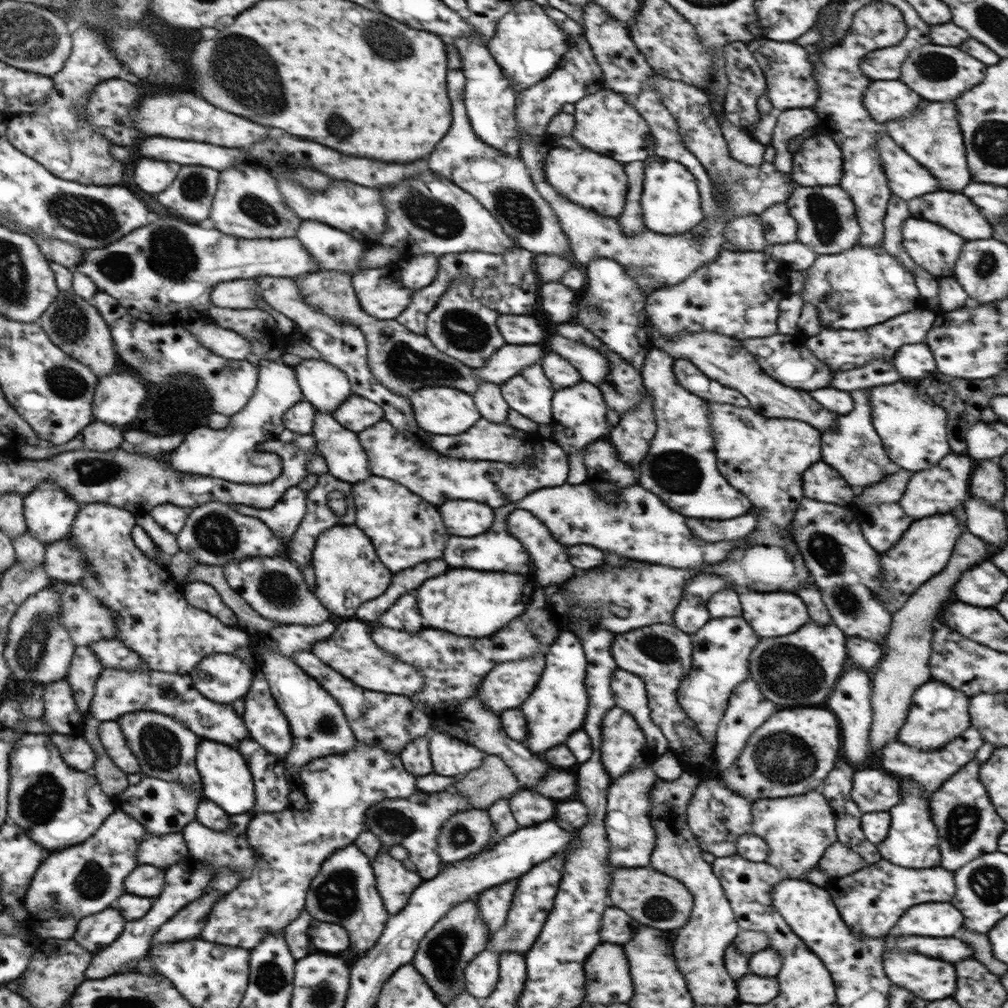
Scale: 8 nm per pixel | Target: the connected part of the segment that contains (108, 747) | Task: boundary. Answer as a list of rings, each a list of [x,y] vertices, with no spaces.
[[[116,721],[101,722],[98,726],[98,736],[110,760],[127,774],[140,772],[139,760],[126,744],[126,737]]]

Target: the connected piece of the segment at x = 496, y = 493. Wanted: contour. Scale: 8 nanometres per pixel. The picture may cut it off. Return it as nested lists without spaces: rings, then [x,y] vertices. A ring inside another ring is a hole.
[[[383,420],[358,433],[374,476],[386,477],[410,489],[429,504],[444,504],[446,500],[478,500],[492,508],[506,506],[510,502],[522,500],[530,492],[539,488],[562,486],[569,474],[568,453],[553,440],[542,439],[542,450],[530,460],[532,464],[502,464],[502,462],[466,462],[444,458],[436,452],[428,452],[422,446],[406,440]]]

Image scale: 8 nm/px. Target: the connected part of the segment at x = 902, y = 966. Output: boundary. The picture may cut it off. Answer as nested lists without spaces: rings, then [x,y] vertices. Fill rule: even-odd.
[[[885,950],[882,960],[886,977],[892,982],[892,985],[898,984],[924,1000],[942,1000],[956,992],[956,970],[950,962],[934,960],[934,958],[928,958],[922,954],[892,952],[892,950]]]

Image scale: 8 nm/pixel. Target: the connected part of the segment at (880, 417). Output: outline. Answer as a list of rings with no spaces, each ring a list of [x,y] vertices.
[[[894,382],[874,386],[868,396],[872,408],[872,422],[875,432],[880,435],[886,455],[901,469],[912,474],[932,468],[938,460],[951,453],[946,439],[946,410],[934,404],[928,396],[912,390],[908,382]]]

